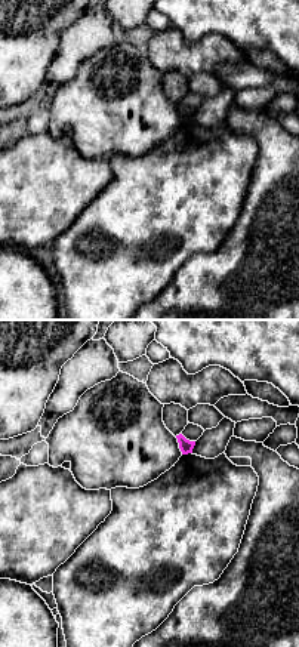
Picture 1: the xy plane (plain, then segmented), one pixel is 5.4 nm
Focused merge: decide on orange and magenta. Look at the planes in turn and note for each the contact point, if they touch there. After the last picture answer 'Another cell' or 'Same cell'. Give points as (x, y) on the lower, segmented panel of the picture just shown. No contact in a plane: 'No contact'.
No contact

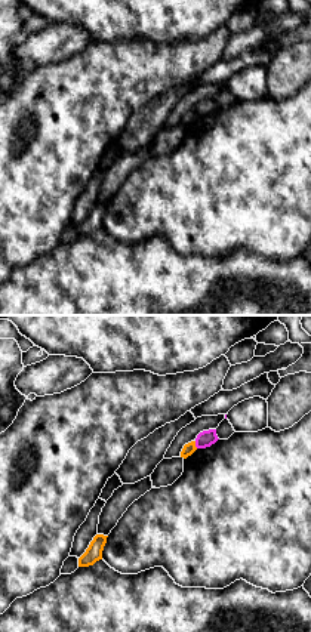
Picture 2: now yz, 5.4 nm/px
Touches orange at (194, 444)

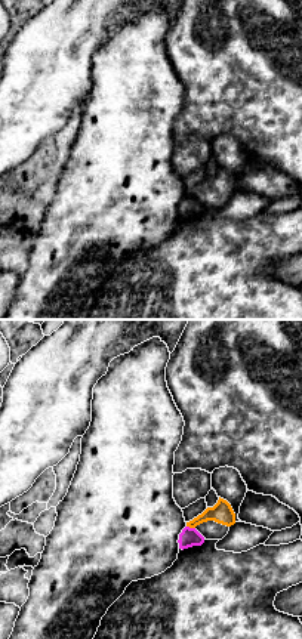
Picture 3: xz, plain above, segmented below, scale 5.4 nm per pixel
Touches orange at (191, 527)

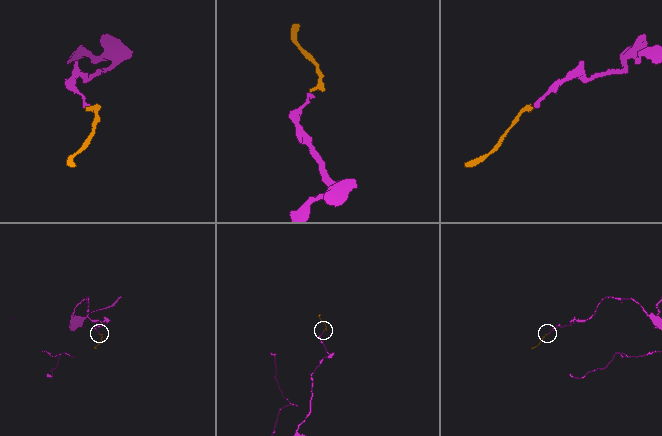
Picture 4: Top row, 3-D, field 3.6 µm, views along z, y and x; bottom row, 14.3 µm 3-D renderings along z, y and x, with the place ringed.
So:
Another cell

